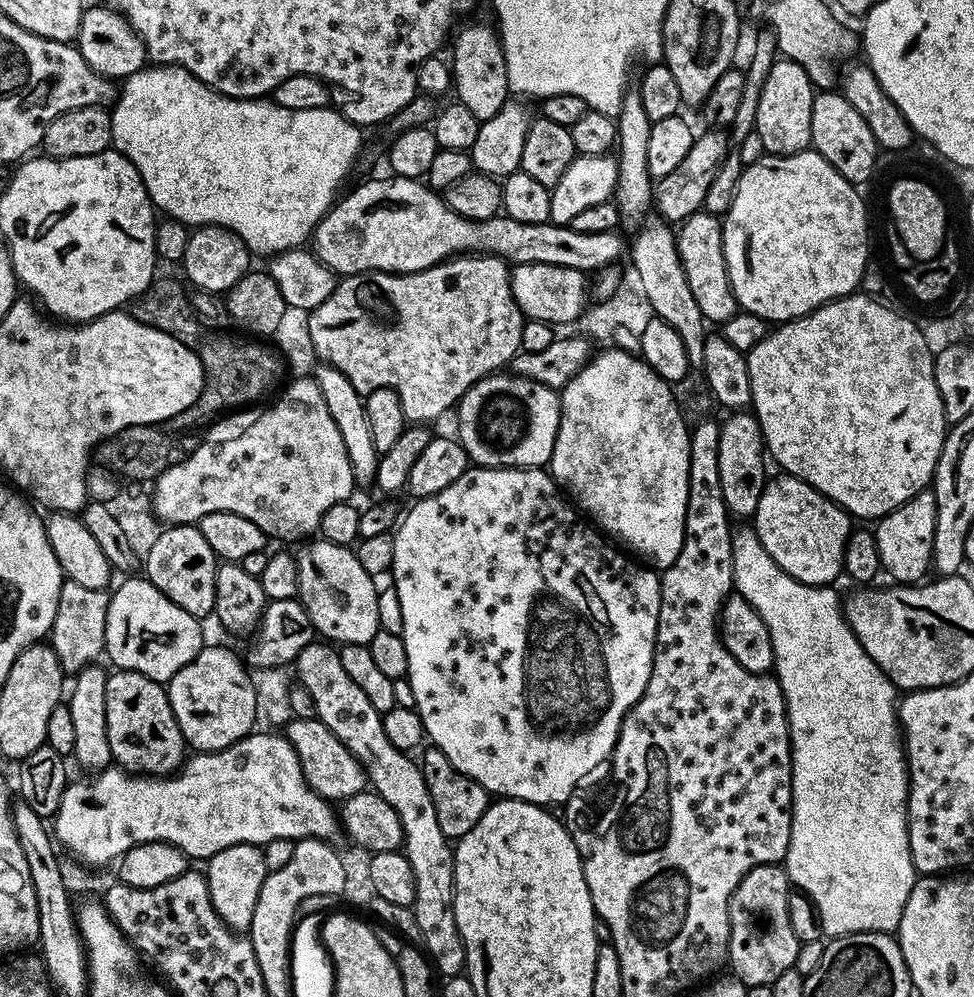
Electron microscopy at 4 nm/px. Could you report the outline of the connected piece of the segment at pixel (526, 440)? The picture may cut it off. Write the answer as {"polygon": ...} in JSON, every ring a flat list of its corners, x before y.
{"polygon":[[511,374,483,376,460,400,459,412,458,439,473,465,482,468,539,468,551,461,560,425,557,389]]}

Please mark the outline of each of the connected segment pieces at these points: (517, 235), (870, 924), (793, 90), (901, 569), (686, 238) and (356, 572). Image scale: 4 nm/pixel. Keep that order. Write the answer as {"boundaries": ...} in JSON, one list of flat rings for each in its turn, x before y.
{"boundaries":[[[387,175,381,180,368,180,358,185,345,200,344,197,337,199,316,223,316,231,310,237,310,248,331,272,341,277,359,272,417,272,461,254,487,254,500,256,512,266,549,264,594,274,604,267,615,265,616,259,626,252,626,240,620,237,619,231,586,234,566,224,514,222,514,218,503,214,494,215,489,220,467,220,450,210,441,193,429,188,427,183,411,176]],[[737,527,732,533,732,587,754,610,758,610,758,618,766,622,766,630,770,630,770,642,774,646,774,675,782,686,784,700,788,703,788,736,792,740,792,829,790,830,790,846,782,864,788,873,789,881,799,891,805,892,814,902,822,918,824,936,835,938,849,936,855,932,895,933,900,926,902,910,906,906,906,898,910,898,910,890,915,886,918,873,910,858,910,842,908,841,908,758,904,755,904,742,898,719,898,689,862,650,862,642,850,630,848,620,844,617,842,596,835,592,835,587,818,584,800,584,770,554,766,554,766,546,762,546,762,538,758,538,755,527]],[[778,58,766,74,766,86,758,98,756,133,762,138,765,153,773,156,789,156,805,151,812,142,812,107,816,92,806,70,798,62]],[[931,490,920,492,890,514,879,517,874,528,878,542,878,558,881,569,896,579,893,581,904,586,912,586,923,581,927,577,924,575,929,575,932,566,935,521,936,494]],[[703,210,696,212,689,220,683,221,676,232,676,245,686,270,686,282,690,282,690,291,694,293,694,302,702,310,705,321,722,326,738,310,736,295,730,286,728,267,724,257,724,230,719,216,712,216]],[[316,538,308,543,303,545,305,548,301,552,295,553,298,566,296,596,306,614,310,614,313,629,319,635,321,632,325,641,335,642,340,646,369,644,374,634,381,631,377,581,366,574,366,570,362,570,362,562,358,562,351,547,323,538]]]}

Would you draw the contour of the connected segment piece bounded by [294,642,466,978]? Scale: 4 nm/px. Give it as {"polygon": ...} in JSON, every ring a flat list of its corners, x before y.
{"polygon":[[314,642,298,654,294,661,296,677,300,685,310,690,314,698,316,714,322,723,330,729,340,741,364,765,367,783,371,791,380,795,398,814,404,831,402,851,408,857,410,870,414,870,416,897,411,906,418,929,421,930,422,948,433,969,441,972,441,977,459,976,465,971,466,950,462,934,454,922,454,855,453,845,448,837,442,834,438,826,438,814,434,814,434,802,430,790,424,781,419,763,407,752,400,752,386,738,382,730,382,713,370,706,366,694,346,674,342,667,339,651,331,643]]}

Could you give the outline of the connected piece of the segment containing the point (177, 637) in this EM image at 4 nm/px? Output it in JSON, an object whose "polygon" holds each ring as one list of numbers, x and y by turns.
{"polygon":[[143,575,122,580,120,585,115,585,116,593,113,591,108,598,104,639,107,659,112,659,117,669,167,682,205,647,206,640,200,633,201,621,186,614,182,606,174,606,174,602]]}

